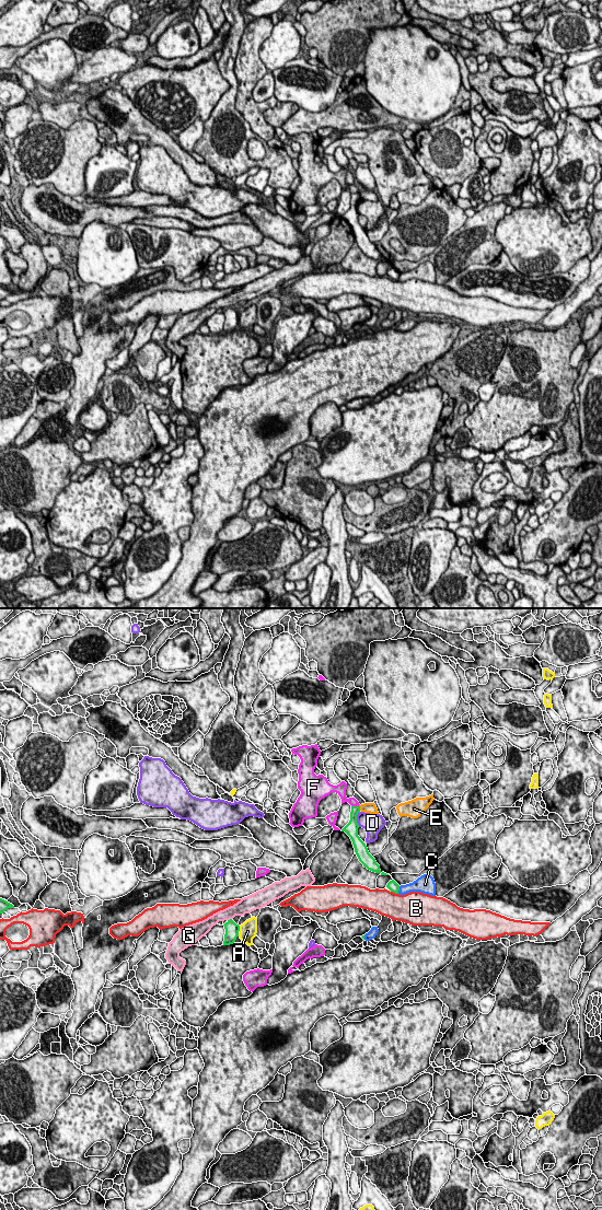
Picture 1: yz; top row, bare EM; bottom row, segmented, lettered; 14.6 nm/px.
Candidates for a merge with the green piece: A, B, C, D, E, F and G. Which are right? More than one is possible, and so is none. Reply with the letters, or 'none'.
none

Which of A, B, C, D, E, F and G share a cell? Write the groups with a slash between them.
A / B / C / D / E / F / G

